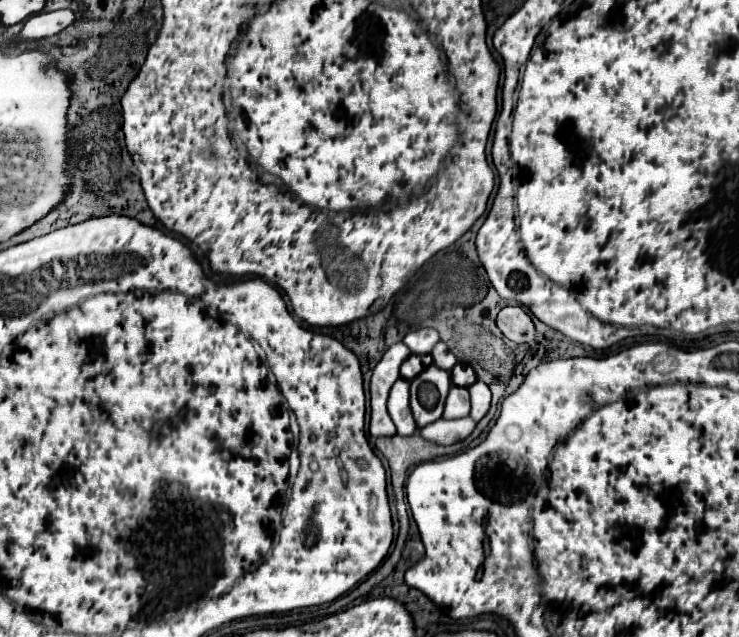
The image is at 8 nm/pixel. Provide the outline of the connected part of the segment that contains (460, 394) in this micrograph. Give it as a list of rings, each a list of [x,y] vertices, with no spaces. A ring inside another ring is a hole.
[[[450,387],[446,407],[444,407],[444,419],[460,419],[470,415],[470,395],[464,387]]]

